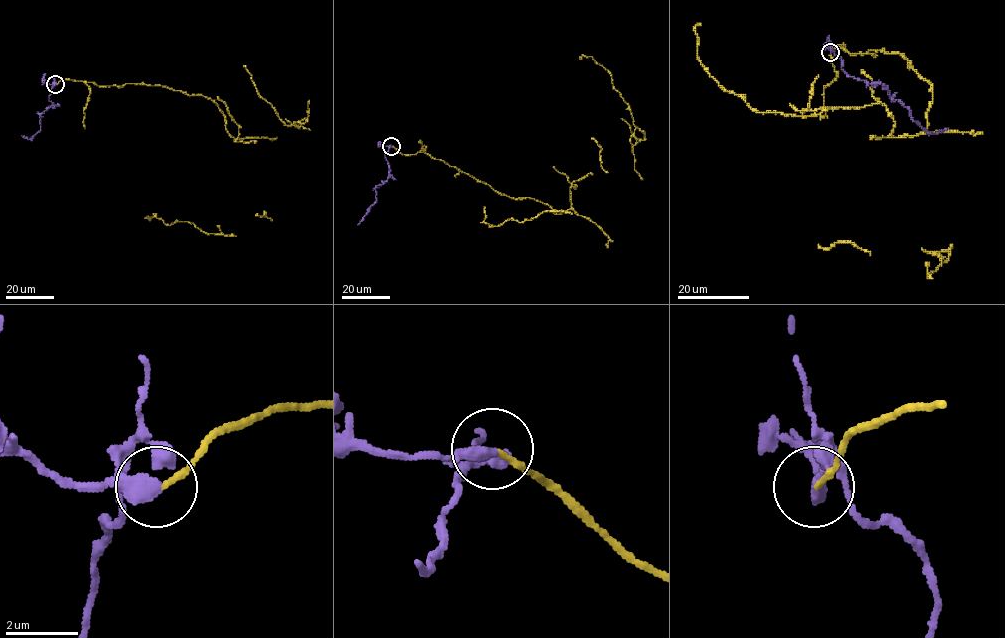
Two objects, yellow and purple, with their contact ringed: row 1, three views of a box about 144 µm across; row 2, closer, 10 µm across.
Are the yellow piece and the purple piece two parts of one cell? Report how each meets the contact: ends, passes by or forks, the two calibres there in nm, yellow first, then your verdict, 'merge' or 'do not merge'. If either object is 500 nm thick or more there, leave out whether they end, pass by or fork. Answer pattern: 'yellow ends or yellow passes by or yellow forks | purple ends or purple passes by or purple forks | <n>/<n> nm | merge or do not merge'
yellow ends | purple ends | 160/480 nm | do not merge

